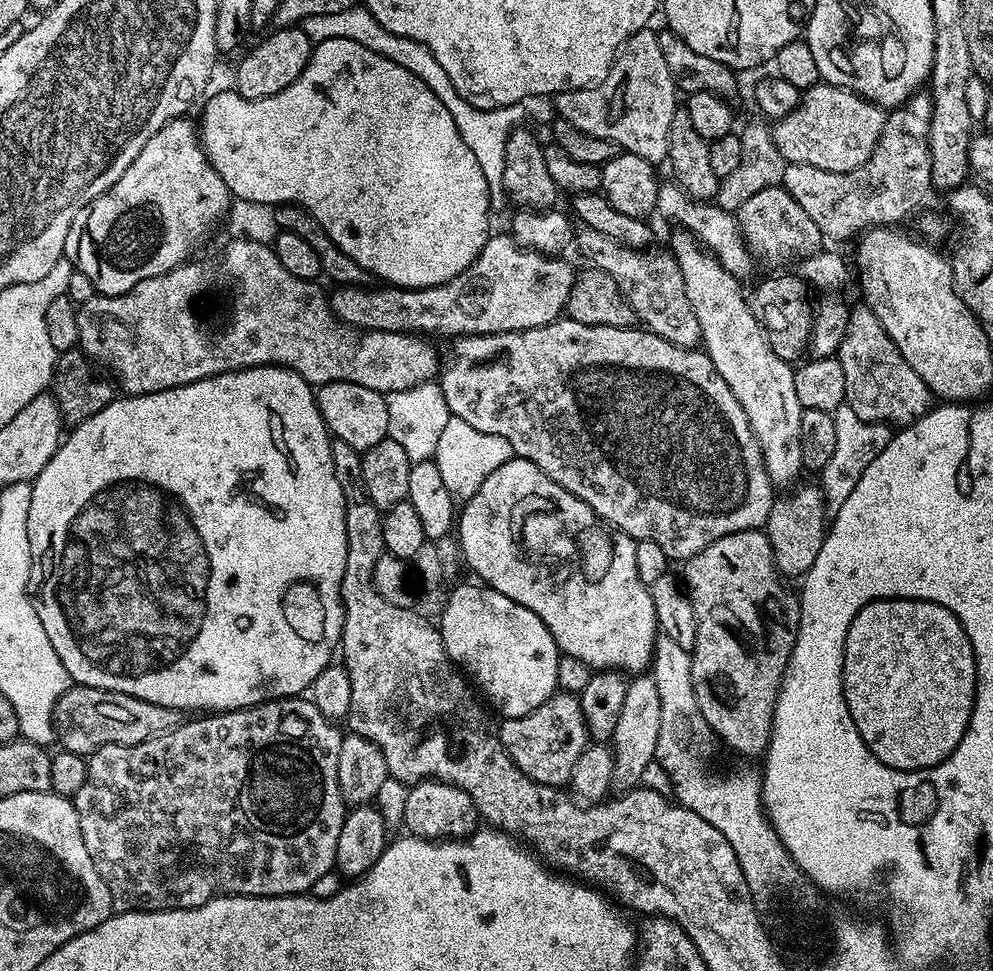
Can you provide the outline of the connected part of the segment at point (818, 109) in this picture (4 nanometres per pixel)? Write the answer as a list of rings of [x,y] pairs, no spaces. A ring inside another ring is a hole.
[[[821,82],[807,89],[800,97],[799,106],[781,120],[775,121],[771,129],[774,142],[785,162],[802,166],[818,166],[818,170],[849,172],[858,170],[862,162],[872,157],[874,146],[878,146],[878,138],[884,129],[885,119],[885,109],[879,104],[870,102],[865,96],[851,92],[848,88],[837,88],[834,84]]]

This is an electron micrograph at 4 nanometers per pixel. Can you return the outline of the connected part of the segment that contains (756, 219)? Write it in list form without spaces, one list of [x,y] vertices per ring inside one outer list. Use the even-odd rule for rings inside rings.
[[[783,186],[758,190],[758,194],[753,194],[749,200],[742,202],[734,215],[740,226],[740,234],[753,257],[760,259],[761,256],[772,264],[788,264],[791,260],[796,262],[821,251],[822,237],[818,226],[814,226],[810,214],[806,214],[806,210],[802,210],[802,206],[790,198]]]

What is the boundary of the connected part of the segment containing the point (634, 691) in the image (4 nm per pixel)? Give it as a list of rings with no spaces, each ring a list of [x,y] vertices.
[[[636,674],[628,680],[626,699],[622,705],[622,715],[610,741],[614,758],[613,785],[627,790],[639,785],[642,770],[654,763],[658,746],[658,730],[662,727],[662,702],[658,699],[658,686],[651,674]]]

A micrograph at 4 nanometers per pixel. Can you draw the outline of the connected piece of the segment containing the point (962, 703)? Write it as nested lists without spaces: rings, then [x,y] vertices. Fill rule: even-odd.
[[[872,600],[855,615],[843,656],[843,694],[859,736],[891,769],[913,772],[945,760],[961,741],[976,701],[977,666],[961,620],[929,600]]]

